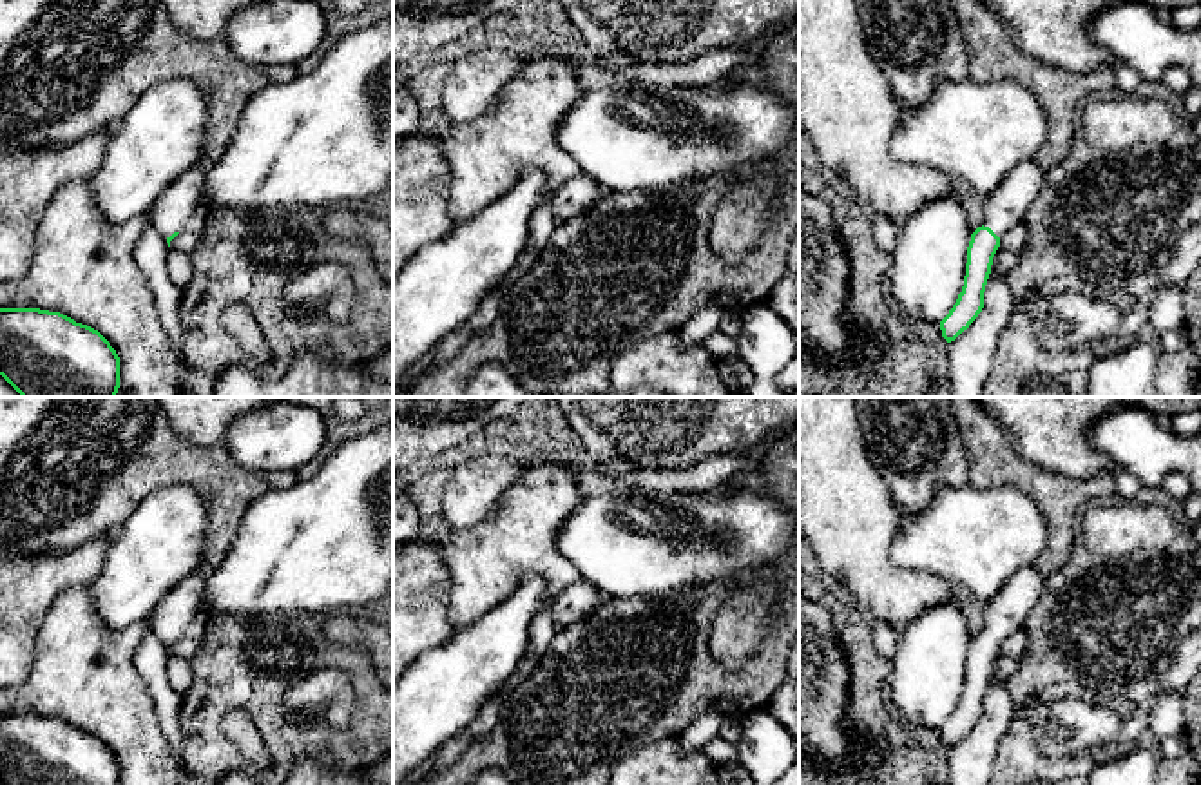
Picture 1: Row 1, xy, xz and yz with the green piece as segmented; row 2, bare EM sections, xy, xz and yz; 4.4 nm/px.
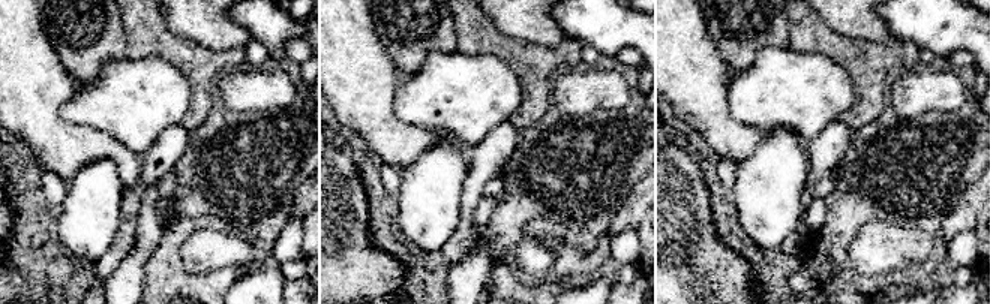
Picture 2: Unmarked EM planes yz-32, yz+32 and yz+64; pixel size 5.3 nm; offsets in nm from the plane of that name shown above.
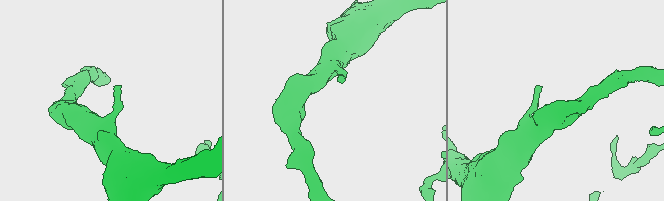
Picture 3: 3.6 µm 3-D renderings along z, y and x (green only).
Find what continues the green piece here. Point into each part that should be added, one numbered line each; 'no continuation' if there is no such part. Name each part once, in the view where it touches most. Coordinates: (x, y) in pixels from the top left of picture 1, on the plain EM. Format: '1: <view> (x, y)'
1: yz (1006, 613)

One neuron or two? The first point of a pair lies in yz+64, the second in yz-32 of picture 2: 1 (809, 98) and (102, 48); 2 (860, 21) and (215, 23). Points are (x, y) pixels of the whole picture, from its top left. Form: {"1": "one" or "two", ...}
{"1": "two", "2": "one"}

